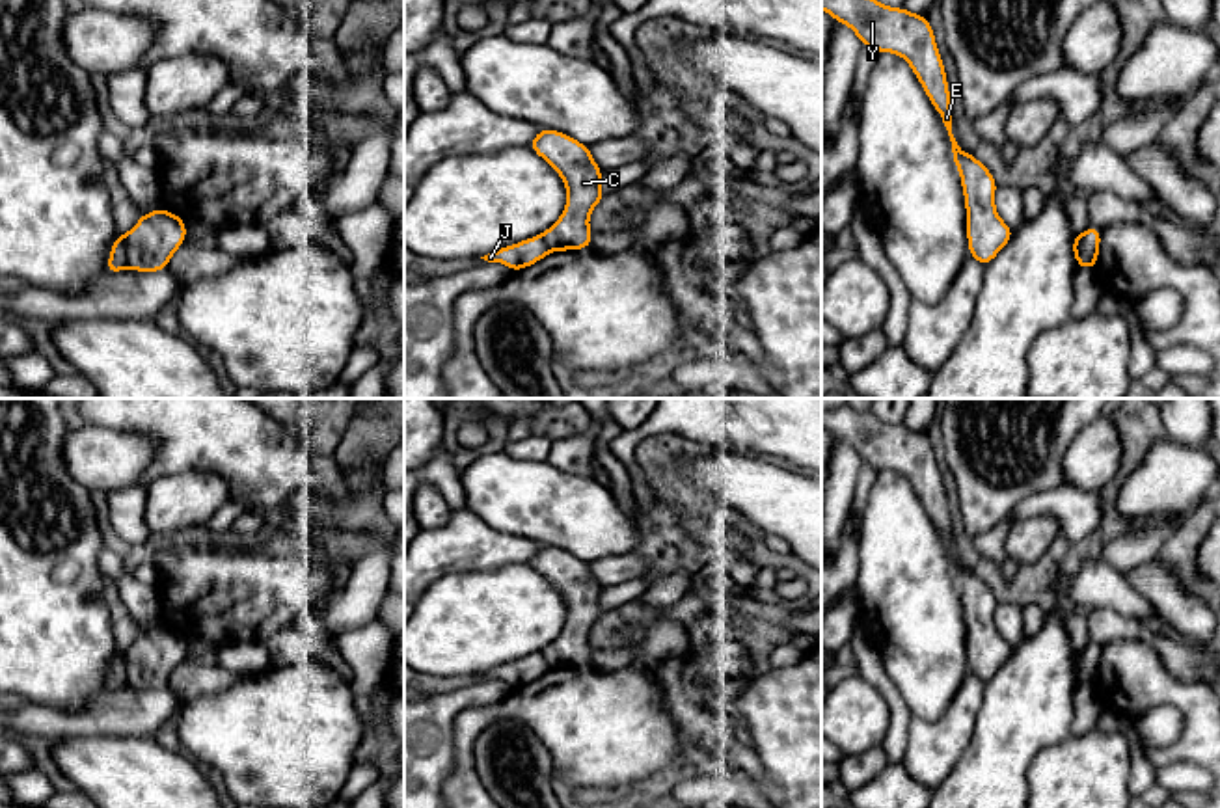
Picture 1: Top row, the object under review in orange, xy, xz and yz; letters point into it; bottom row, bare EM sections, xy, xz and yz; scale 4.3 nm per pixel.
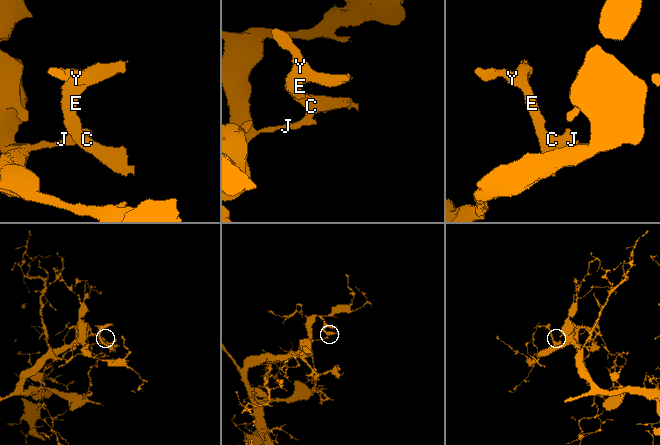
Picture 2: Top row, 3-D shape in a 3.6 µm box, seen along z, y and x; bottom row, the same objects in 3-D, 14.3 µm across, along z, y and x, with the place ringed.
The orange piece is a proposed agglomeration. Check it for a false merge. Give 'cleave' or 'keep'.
cleave

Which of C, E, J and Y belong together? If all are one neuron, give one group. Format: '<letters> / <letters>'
C E Y / J

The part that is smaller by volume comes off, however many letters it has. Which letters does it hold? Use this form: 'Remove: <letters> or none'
Remove: C, E, Y

